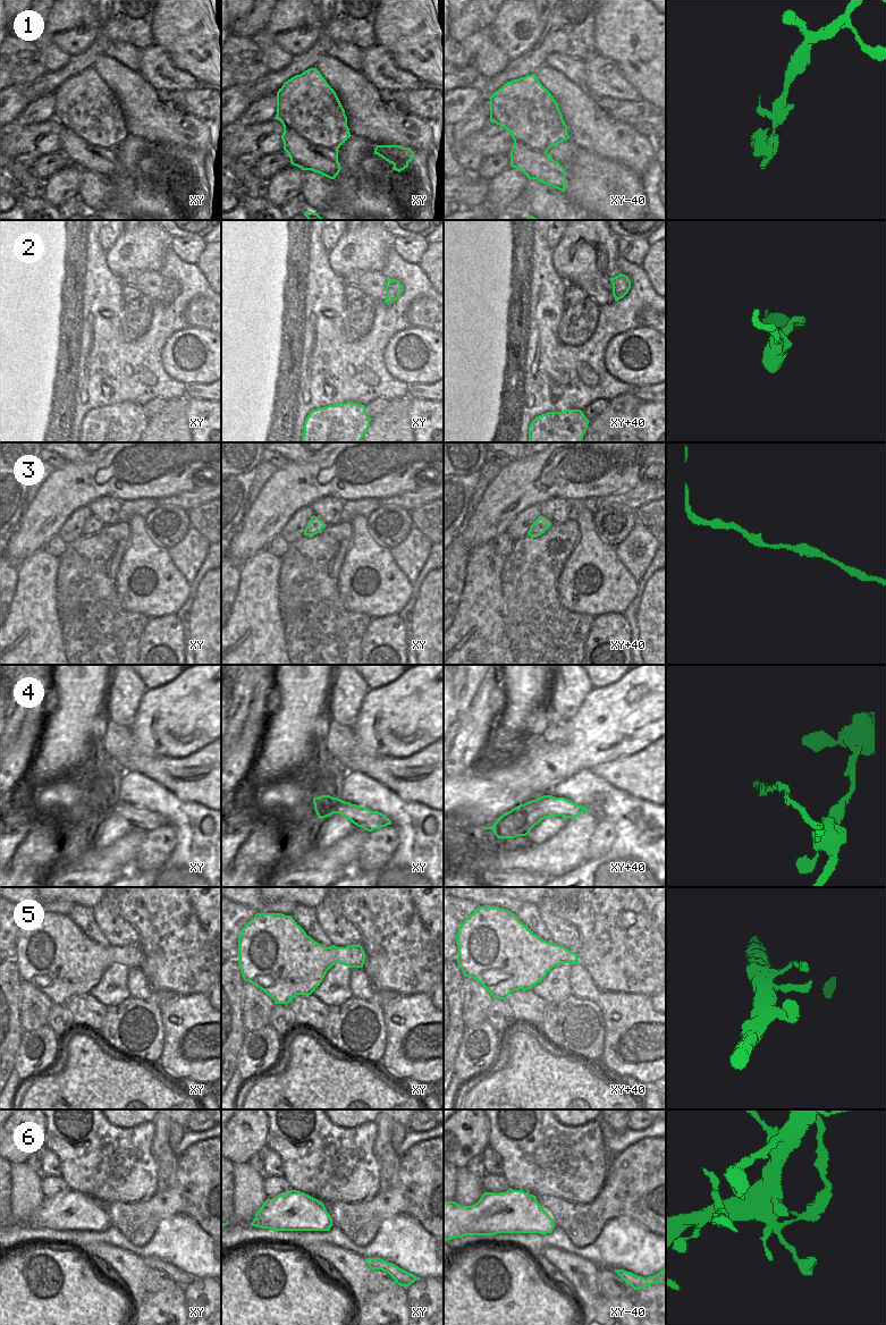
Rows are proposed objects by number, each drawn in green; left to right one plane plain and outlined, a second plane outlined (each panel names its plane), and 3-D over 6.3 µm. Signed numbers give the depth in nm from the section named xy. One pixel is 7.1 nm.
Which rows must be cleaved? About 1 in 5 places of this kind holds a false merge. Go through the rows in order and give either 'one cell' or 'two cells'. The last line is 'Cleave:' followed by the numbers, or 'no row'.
1: one cell
2: one cell
3: one cell
4: two cells
5: one cell
6: two cells
Cleave: 4, 6

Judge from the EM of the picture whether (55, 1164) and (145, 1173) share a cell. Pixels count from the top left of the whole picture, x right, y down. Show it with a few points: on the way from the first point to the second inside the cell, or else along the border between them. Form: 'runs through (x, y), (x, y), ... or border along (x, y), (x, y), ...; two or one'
border along (48, 1149), (59, 1162), (60, 1175); two

